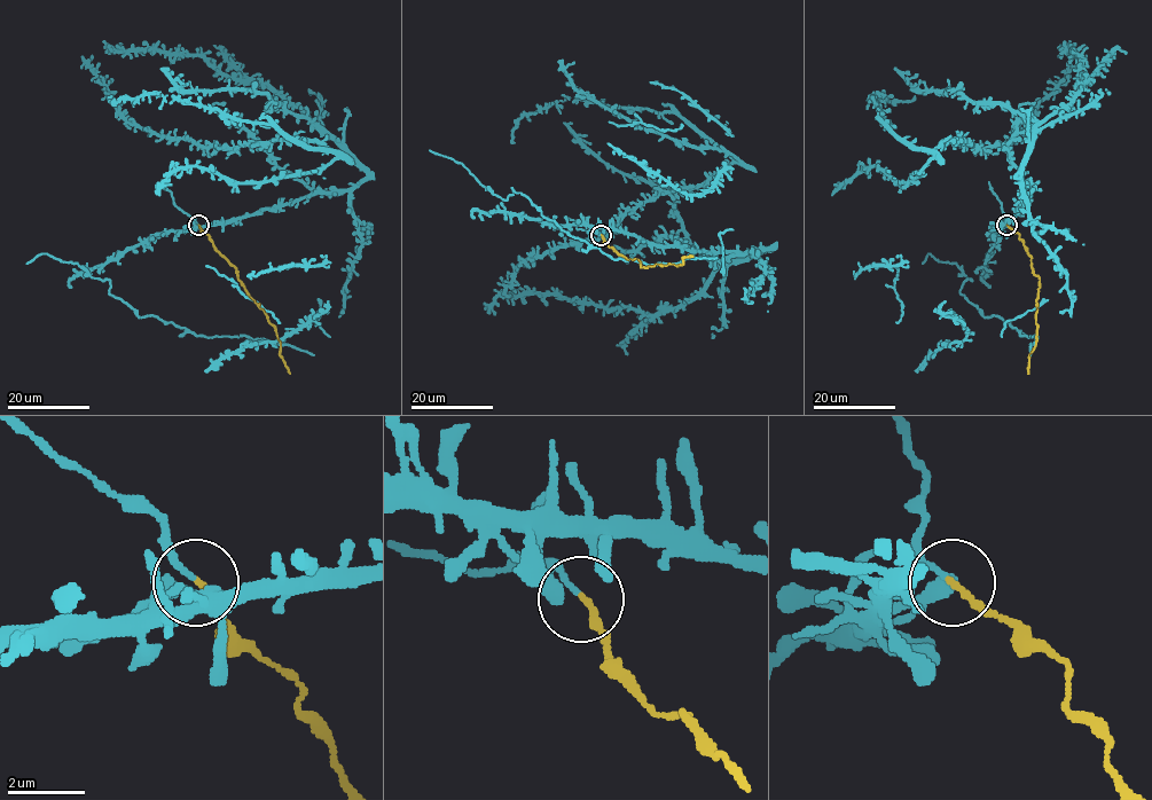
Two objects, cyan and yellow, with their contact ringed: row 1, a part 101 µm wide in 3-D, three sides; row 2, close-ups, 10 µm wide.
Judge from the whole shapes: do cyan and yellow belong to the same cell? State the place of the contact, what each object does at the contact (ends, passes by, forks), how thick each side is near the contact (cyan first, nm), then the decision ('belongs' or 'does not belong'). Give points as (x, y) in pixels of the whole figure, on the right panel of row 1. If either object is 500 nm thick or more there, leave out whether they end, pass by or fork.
at (1006, 225); cyan forks there; yellow ends there; 100 nm thick on the cyan side, 180 nm on the other; belongs

